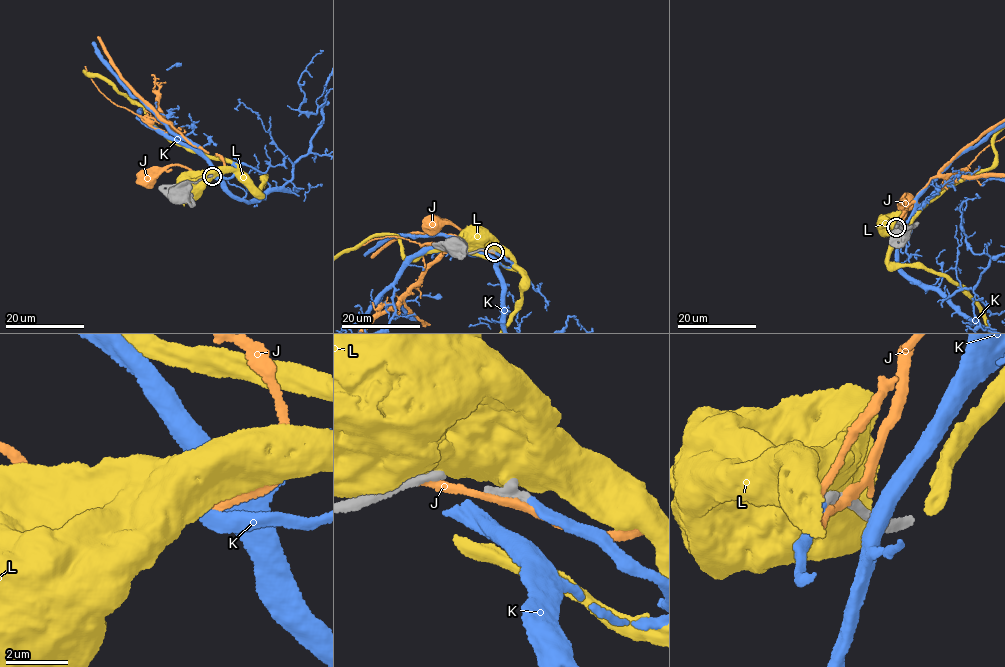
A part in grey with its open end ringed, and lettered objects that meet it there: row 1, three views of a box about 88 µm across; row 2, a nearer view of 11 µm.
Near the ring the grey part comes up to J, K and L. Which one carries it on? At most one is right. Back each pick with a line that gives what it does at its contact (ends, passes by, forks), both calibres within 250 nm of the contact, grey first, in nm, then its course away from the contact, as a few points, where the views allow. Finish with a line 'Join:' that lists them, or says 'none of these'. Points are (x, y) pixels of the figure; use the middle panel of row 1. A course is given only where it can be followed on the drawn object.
K: it ends | 440/280 nm
Join: K

